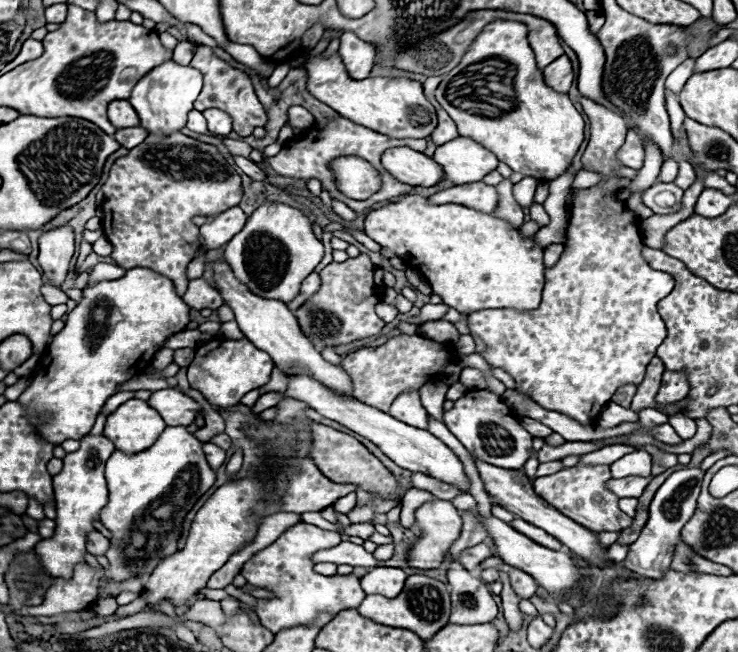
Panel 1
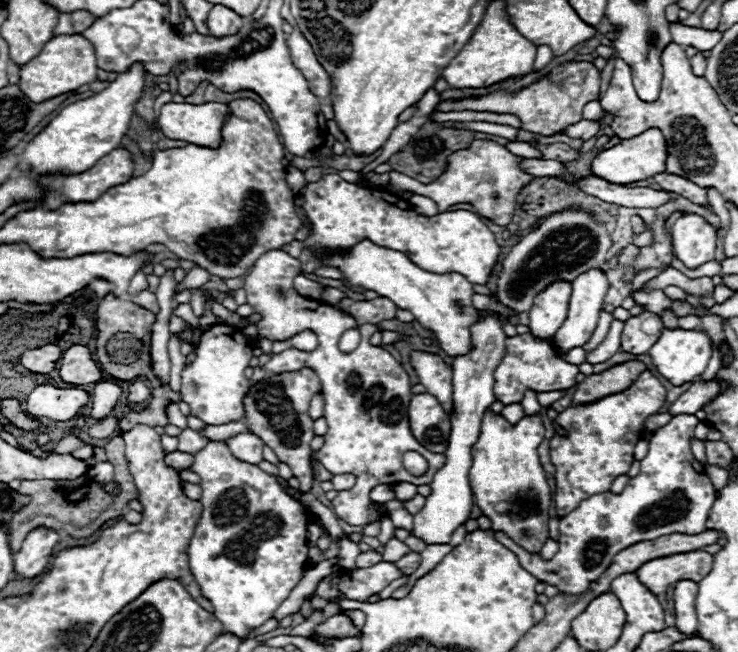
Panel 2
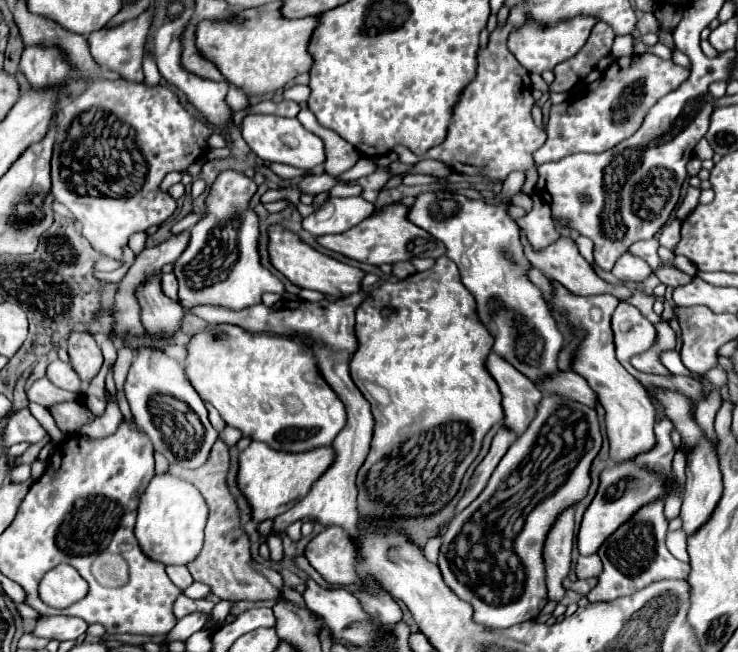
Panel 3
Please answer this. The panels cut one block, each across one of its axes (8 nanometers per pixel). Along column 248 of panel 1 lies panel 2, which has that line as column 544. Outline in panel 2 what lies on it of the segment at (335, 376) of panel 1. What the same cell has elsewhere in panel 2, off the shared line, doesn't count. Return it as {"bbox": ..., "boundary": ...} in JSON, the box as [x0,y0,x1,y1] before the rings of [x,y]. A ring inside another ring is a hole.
{"bbox":[528,282,572,340],"boundary":[[[554,282],[554,286],[548,286],[542,294],[538,294],[528,312],[528,328],[532,336],[548,340],[556,334],[566,318],[570,294],[572,286],[568,282]]]}

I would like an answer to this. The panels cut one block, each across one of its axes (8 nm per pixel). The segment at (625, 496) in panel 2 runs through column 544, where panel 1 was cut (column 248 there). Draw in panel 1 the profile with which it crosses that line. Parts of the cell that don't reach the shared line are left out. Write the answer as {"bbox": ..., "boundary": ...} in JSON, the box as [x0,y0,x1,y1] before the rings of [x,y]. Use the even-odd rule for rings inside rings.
{"bbox":[240,522,366,634],"boundary":[[[298,522],[286,532],[282,532],[274,544],[260,550],[254,558],[250,558],[242,566],[240,574],[248,580],[248,584],[260,586],[274,594],[272,598],[260,598],[256,604],[256,614],[262,626],[266,626],[276,634],[282,628],[310,624],[320,612],[338,614],[340,610],[358,608],[358,604],[364,600],[366,594],[353,574],[320,576],[312,570],[314,568],[312,554],[316,554],[316,550],[332,548],[340,542],[342,538],[338,532],[330,532],[312,524]]]}

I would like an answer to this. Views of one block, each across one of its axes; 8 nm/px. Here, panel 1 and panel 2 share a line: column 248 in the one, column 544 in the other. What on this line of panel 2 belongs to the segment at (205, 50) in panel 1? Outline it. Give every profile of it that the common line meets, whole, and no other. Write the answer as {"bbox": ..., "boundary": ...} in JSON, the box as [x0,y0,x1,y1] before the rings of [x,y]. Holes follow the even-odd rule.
{"bbox":[438,62,600,136],"boundary":[[[570,62],[564,66],[558,66],[552,76],[542,78],[540,82],[524,88],[516,94],[504,94],[494,92],[484,98],[466,98],[460,102],[442,102],[438,110],[450,112],[450,110],[478,110],[478,112],[496,112],[496,114],[516,114],[522,120],[524,130],[536,132],[542,136],[552,136],[564,130],[570,124],[576,124],[582,120],[582,108],[584,104],[598,100],[600,96],[600,72],[592,62]]]}

